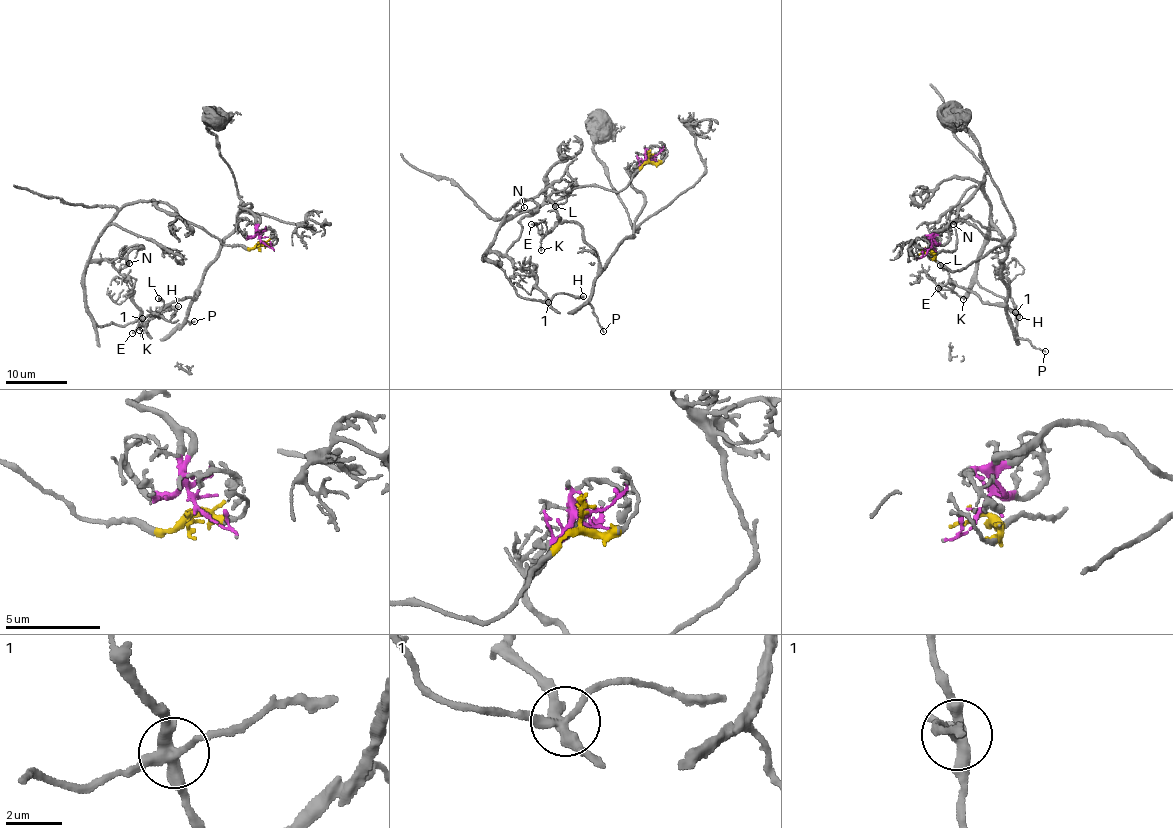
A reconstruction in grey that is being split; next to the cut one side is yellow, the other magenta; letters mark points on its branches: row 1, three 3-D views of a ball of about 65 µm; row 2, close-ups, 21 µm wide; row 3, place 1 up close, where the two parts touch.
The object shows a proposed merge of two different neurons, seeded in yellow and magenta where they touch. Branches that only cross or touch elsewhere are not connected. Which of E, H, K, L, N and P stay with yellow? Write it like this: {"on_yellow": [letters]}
{"on_yellow": ["H", "N"]}

